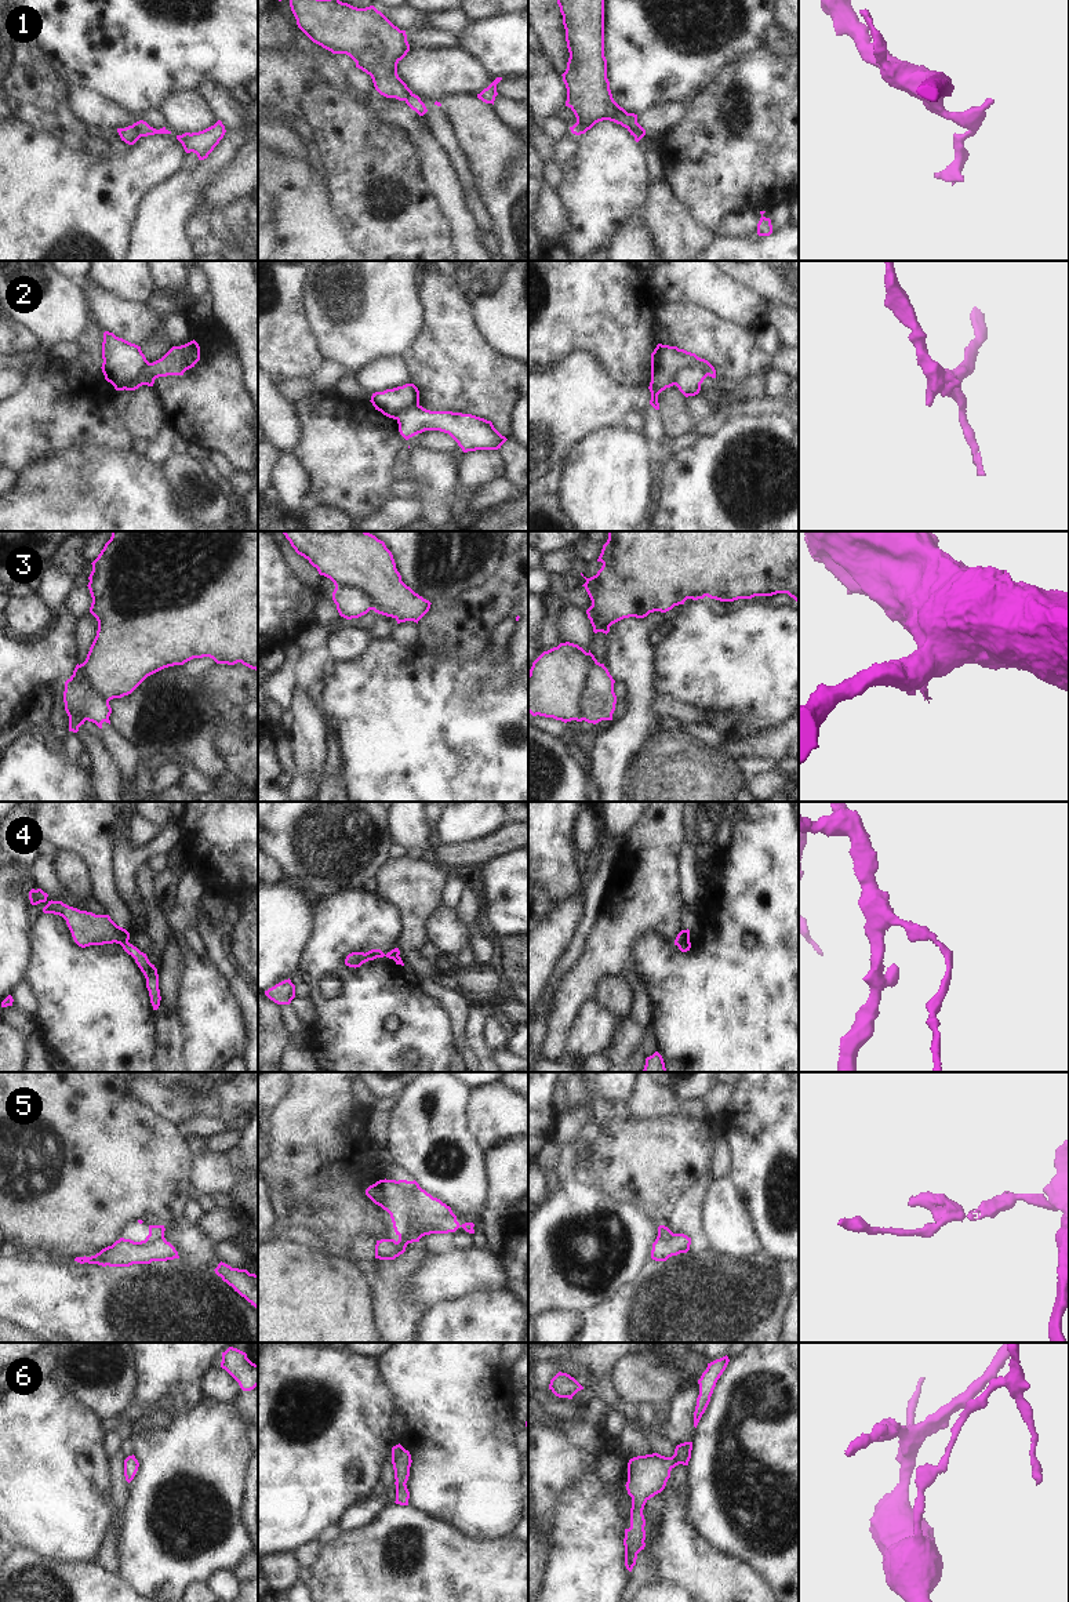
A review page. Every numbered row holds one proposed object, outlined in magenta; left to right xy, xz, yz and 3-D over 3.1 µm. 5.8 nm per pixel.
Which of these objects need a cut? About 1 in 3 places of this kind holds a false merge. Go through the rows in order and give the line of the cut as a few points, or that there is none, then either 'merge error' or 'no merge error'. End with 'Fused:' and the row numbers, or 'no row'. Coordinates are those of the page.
1: no cut; no merge error
2: cut in yz along (706, 370), (700, 366), (688, 367), (677, 376), (673, 384); merge error
3: cut in yz along (596, 661), (589, 671), (580, 700), (581, 719); merge error
4: cut in xy along (127, 941), (122, 945); merge error
5: no cut; no merge error
6: no cut; no merge error
Fused: 2, 3, 4

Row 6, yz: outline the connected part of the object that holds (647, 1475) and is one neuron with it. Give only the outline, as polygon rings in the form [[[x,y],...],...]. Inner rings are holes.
[[[684,1442],[676,1446],[672,1457],[658,1453],[637,1456],[628,1463],[626,1490],[632,1497],[630,1527],[625,1529],[625,1566],[632,1572],[636,1565],[637,1554],[646,1547],[646,1519],[643,1510],[646,1503],[661,1493],[670,1471],[679,1465],[688,1465],[691,1458],[692,1442]]]

